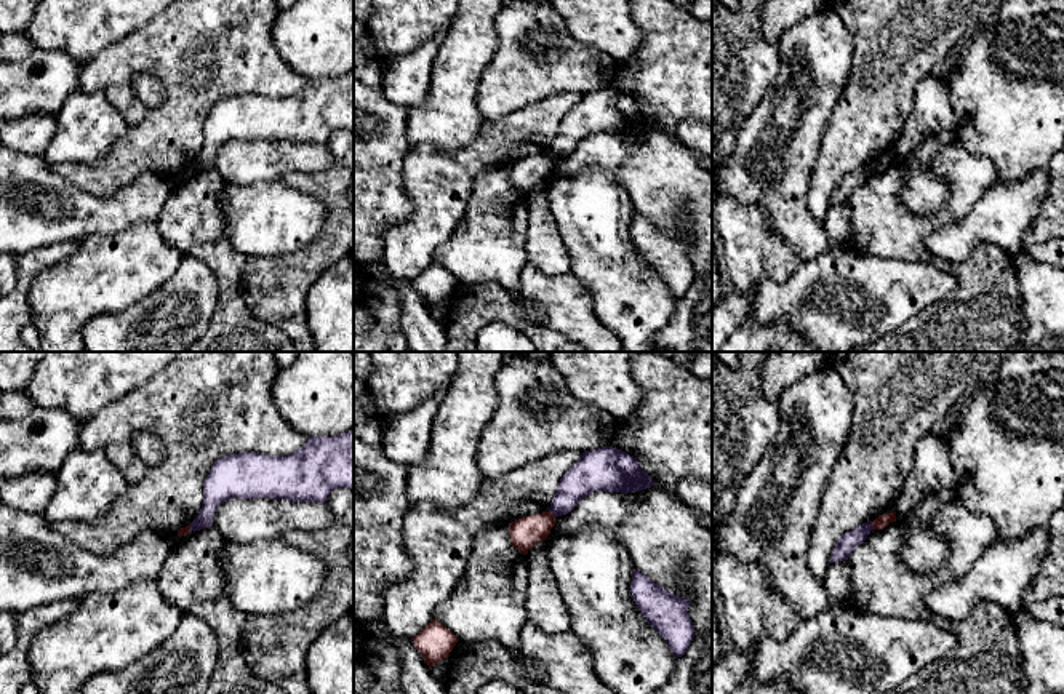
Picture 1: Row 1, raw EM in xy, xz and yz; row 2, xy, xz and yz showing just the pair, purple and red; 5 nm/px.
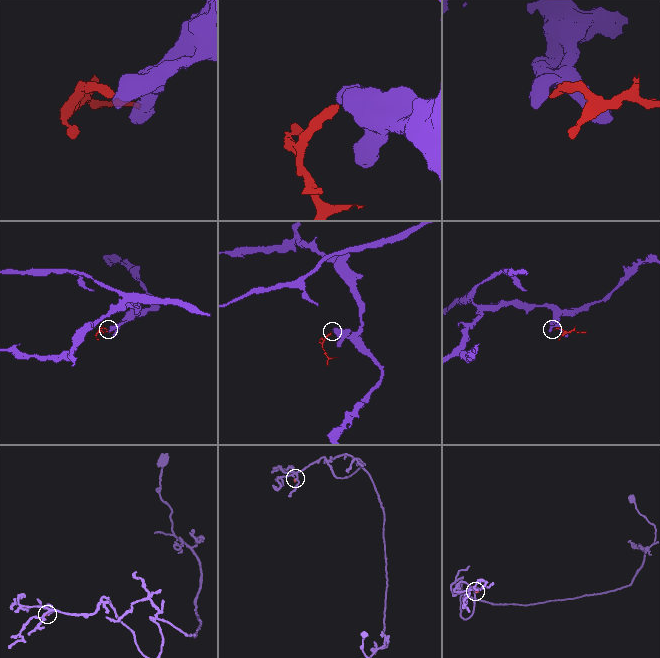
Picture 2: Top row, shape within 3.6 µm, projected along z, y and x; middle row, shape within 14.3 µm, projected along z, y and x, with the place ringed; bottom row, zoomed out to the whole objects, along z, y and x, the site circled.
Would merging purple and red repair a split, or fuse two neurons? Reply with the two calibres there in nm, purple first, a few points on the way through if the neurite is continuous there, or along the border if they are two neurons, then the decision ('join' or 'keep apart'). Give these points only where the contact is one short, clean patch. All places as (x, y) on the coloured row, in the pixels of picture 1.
90/70 nm | along yz (871, 522), (874, 528) | keep apart

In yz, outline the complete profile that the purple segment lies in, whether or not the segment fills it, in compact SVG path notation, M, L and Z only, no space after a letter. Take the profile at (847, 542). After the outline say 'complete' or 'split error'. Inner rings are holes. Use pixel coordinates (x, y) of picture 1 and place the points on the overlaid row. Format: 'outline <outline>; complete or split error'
outline M867 521L840 536L835 544L835 548L830 553L829 563L848 560L853 550L867 539L872 529L872 521Z; complete

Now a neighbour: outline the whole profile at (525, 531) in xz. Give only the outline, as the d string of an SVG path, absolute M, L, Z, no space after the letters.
M542 512L512 521L509 526L509 536L512 545L526 555L539 540L547 539L554 526L555 515L552 512Z

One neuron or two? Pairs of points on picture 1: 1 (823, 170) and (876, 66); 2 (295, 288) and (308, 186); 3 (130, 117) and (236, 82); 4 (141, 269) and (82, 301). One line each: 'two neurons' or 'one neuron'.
1: one neuron
2: one neuron
3: two neurons
4: one neuron

